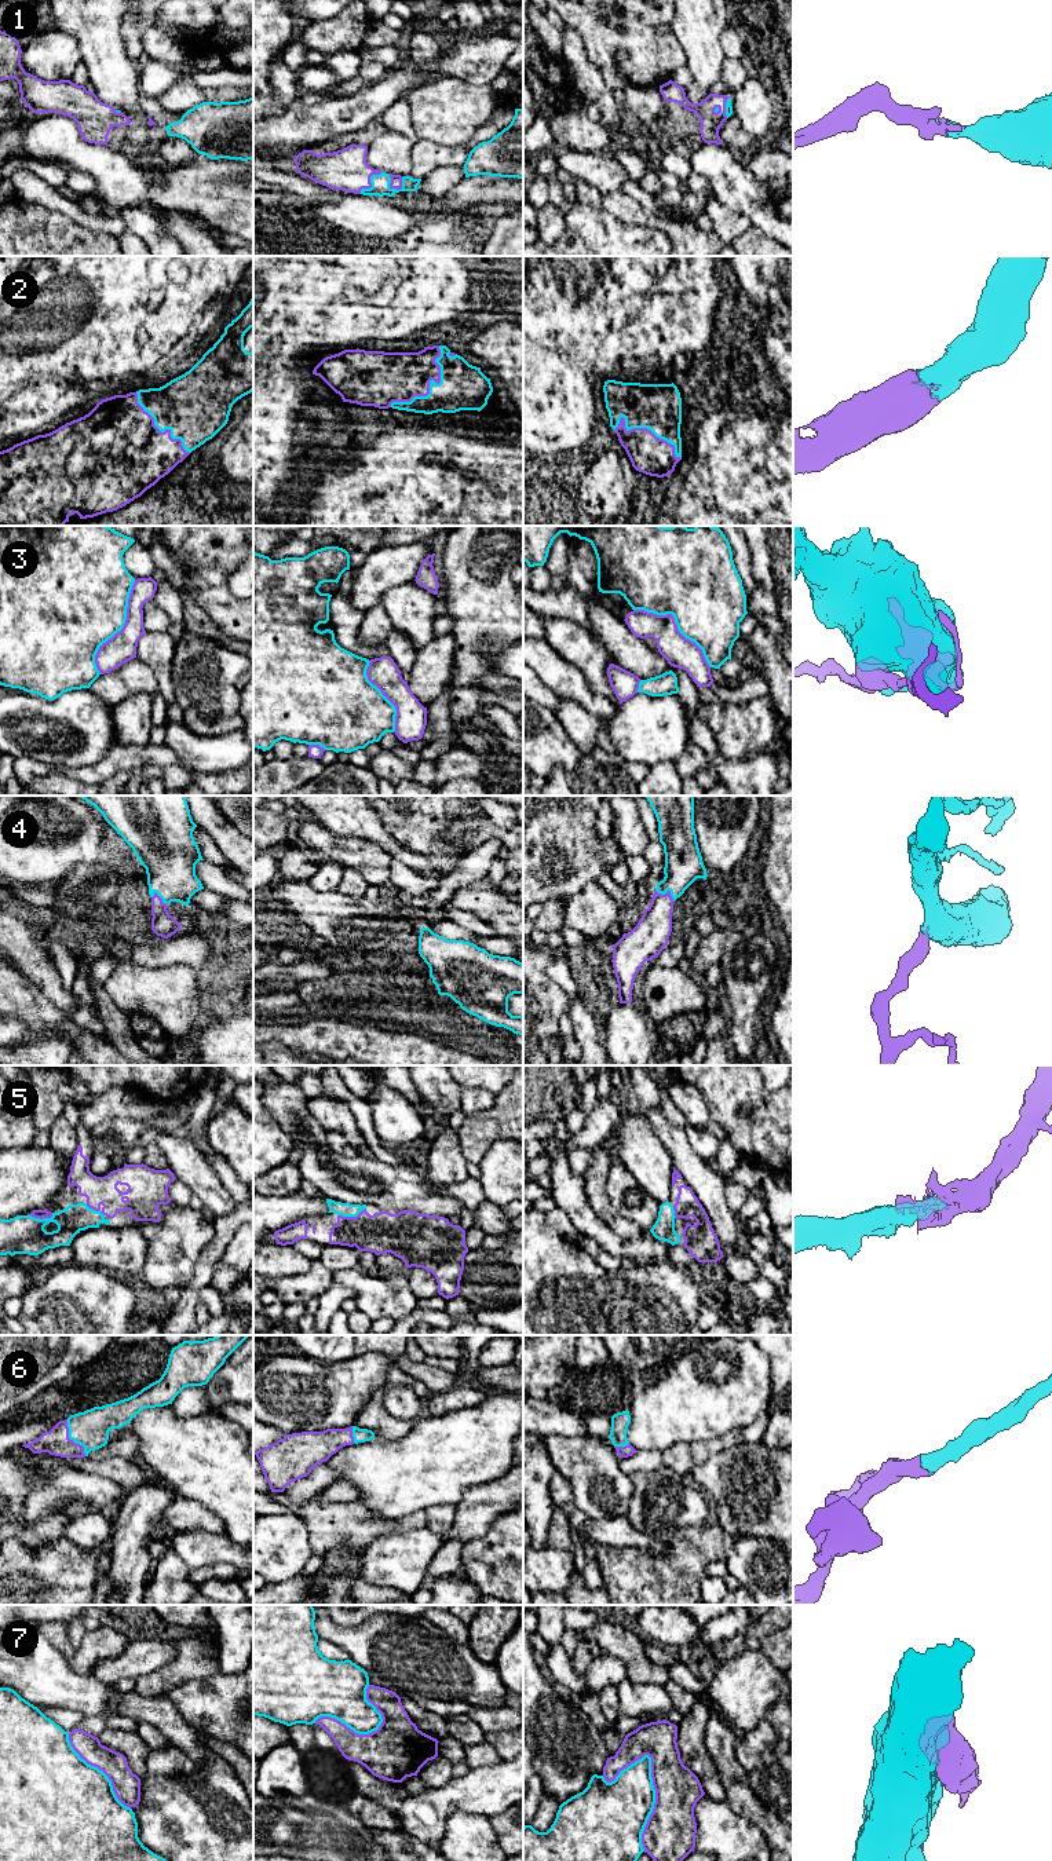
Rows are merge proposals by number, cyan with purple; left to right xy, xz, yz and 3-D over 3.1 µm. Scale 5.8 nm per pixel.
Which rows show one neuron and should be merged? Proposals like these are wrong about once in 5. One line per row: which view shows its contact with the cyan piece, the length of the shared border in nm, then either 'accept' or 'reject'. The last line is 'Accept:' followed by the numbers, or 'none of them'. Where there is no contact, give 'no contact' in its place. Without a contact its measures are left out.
1: contact in xz; length 130 nm; accept
2: contact in xz; length 460 nm; accept
3: contact in xy; length 600 nm; reject
4: contact in yz; length 130 nm; accept
5: contact in xz; length 180 nm; accept
6: contact in xy; length 240 nm; accept
7: contact in yz; length 550 nm; reject
Accept: 1, 2, 4, 5, 6

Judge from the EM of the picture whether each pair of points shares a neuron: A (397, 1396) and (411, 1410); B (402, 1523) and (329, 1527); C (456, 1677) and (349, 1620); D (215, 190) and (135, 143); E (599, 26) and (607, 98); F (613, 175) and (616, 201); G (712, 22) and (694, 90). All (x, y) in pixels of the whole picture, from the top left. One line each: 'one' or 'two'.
A: one
B: one
C: two
D: two
E: two
F: two
G: one

